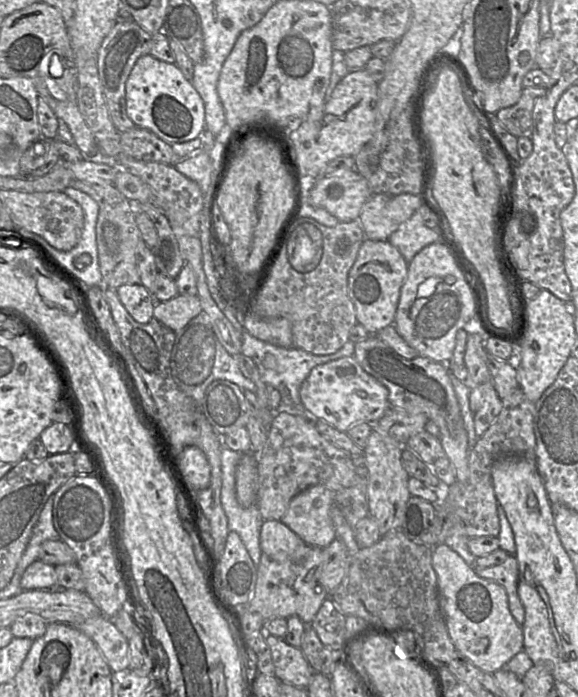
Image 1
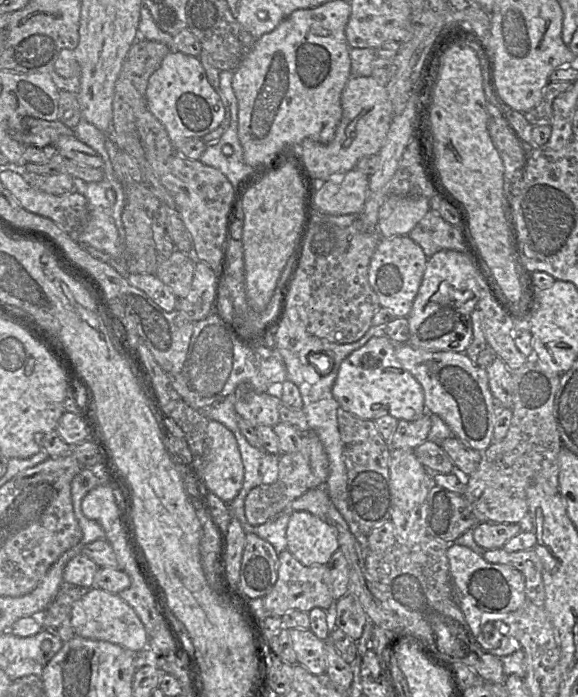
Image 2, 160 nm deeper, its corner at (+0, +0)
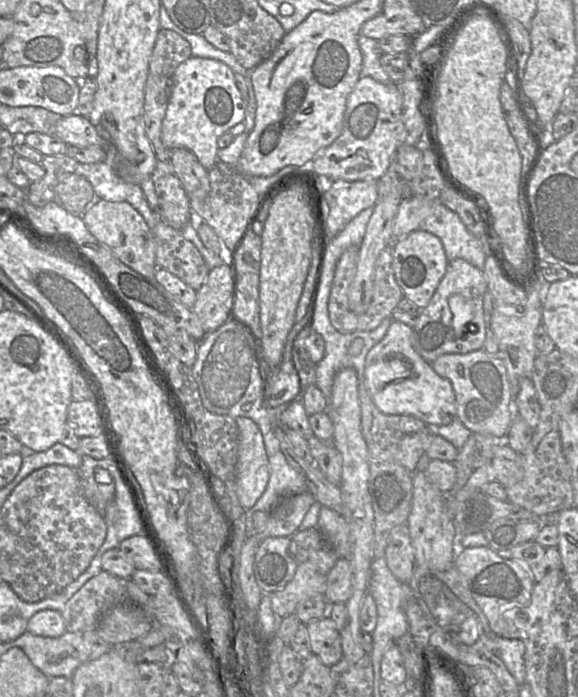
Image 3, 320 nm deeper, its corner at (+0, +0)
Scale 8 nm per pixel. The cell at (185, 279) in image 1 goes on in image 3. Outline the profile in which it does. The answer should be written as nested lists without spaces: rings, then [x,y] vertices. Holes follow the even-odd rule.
[[[225,264],[209,270],[192,307],[205,334],[216,330],[233,316],[234,286],[234,268]]]

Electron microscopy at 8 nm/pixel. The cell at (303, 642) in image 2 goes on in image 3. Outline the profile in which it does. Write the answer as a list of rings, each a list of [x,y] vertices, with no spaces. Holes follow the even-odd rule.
[[[323,617],[309,623],[306,628],[311,650],[324,665],[333,666],[343,659],[340,632],[333,620],[329,617]]]

